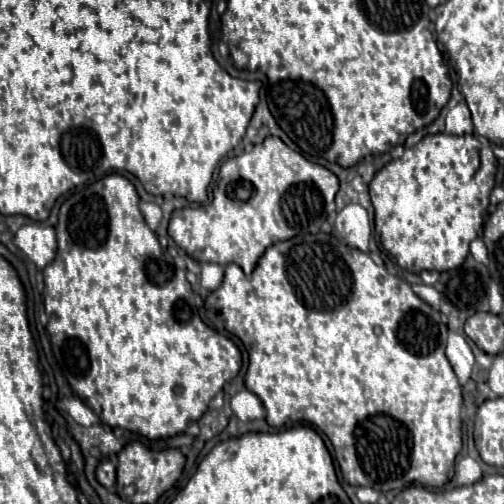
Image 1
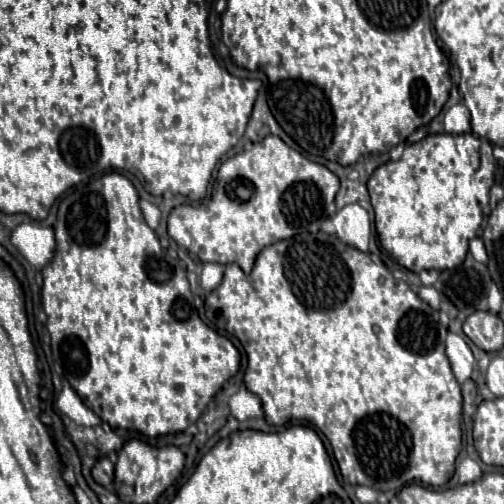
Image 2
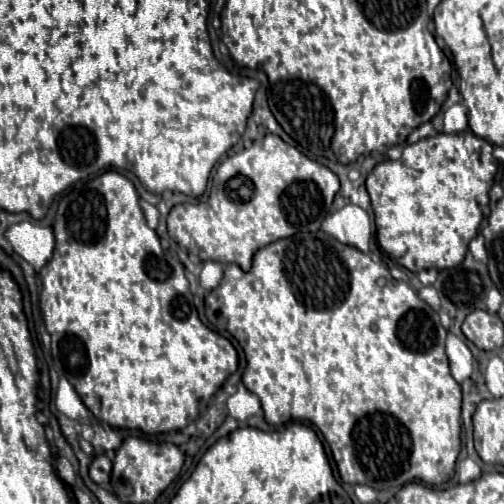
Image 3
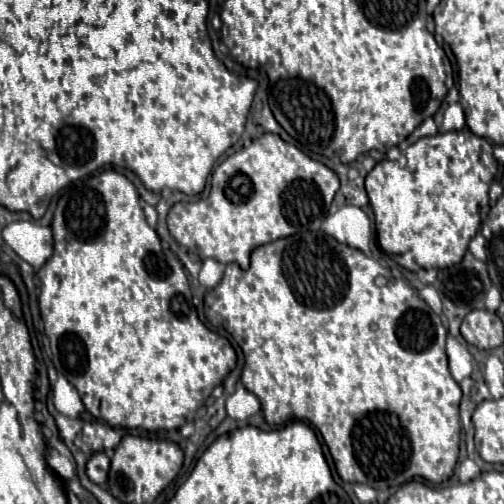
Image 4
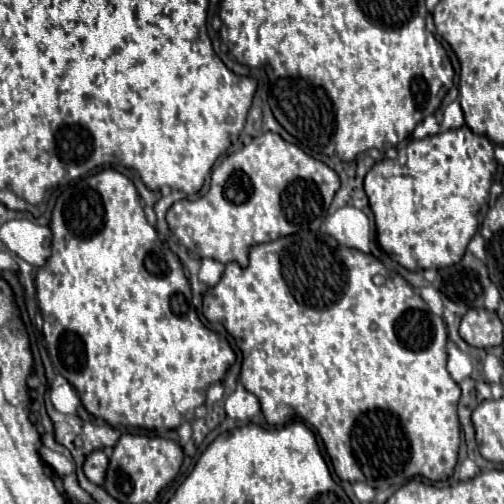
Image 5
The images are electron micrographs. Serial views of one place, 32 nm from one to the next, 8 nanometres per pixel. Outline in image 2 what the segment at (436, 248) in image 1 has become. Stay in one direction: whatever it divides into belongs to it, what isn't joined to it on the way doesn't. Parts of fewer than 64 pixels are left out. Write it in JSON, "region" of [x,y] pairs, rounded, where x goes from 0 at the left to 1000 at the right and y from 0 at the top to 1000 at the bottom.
{"region":[[[849,266],[841,278],[810,290],[794,317],[758,325],[730,357],[730,381],[746,425],[746,464],[758,492],[813,540],[893,536],[921,520],[929,480],[944,472],[956,444],[952,393],[968,389],[980,365],[984,317],[968,278],[940,266]]]}

